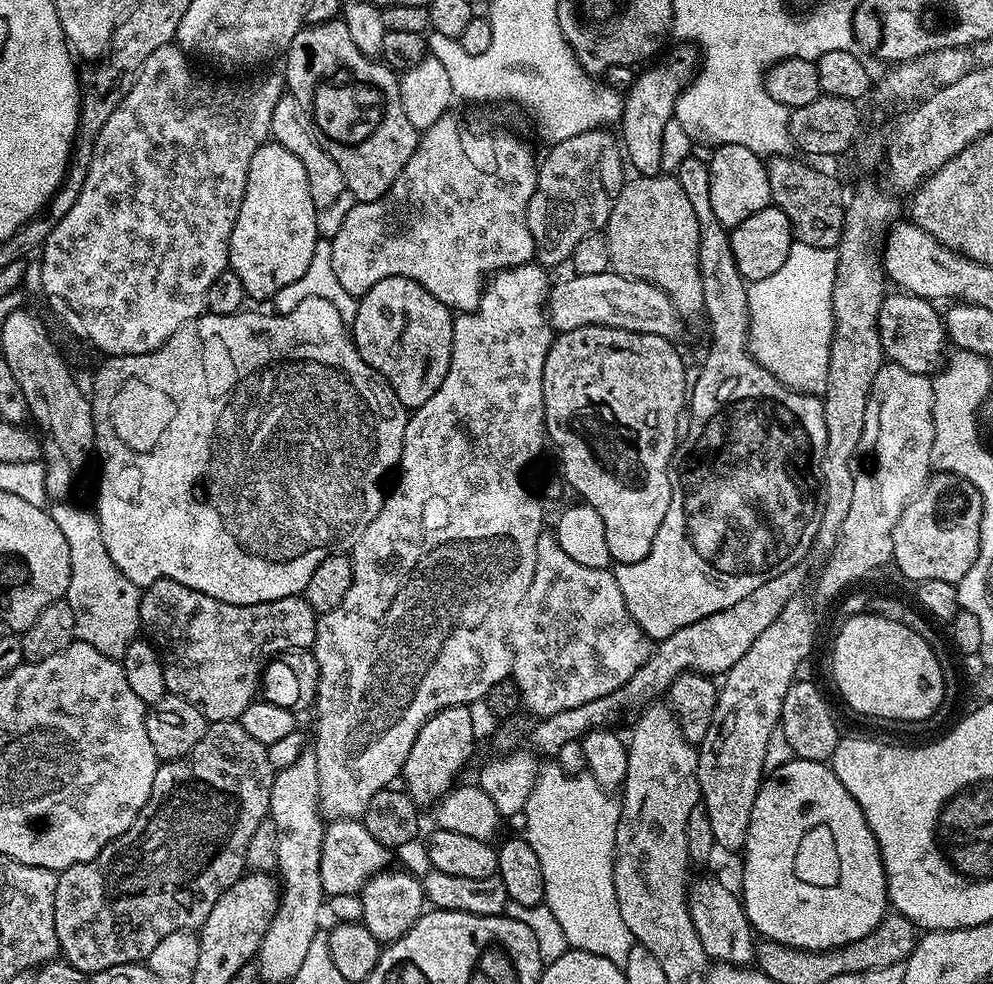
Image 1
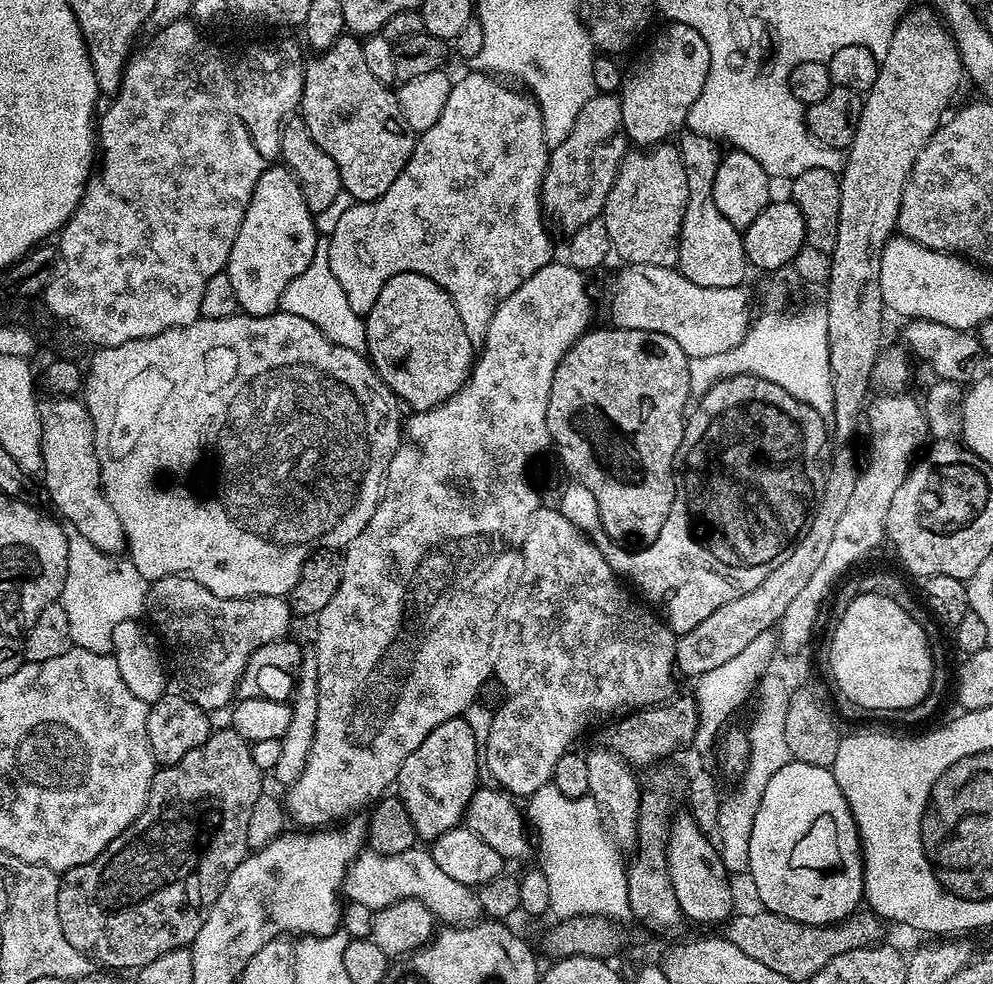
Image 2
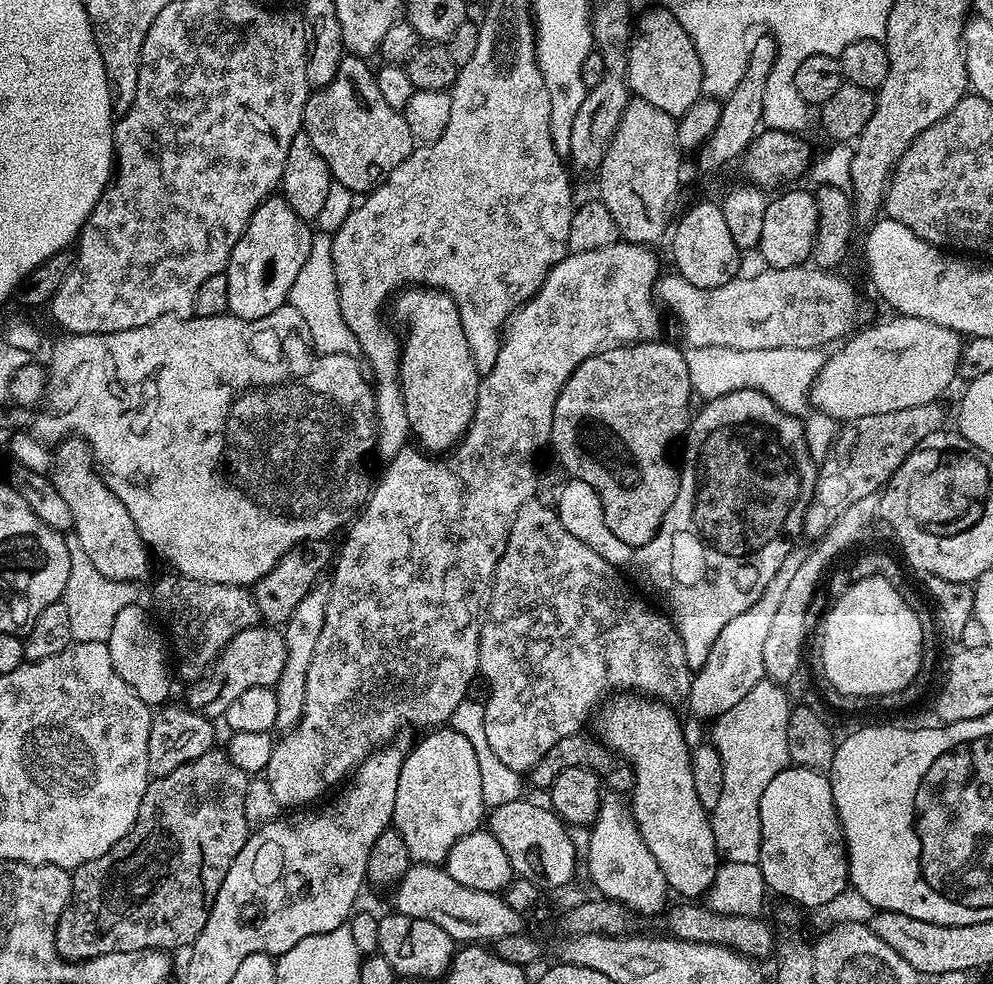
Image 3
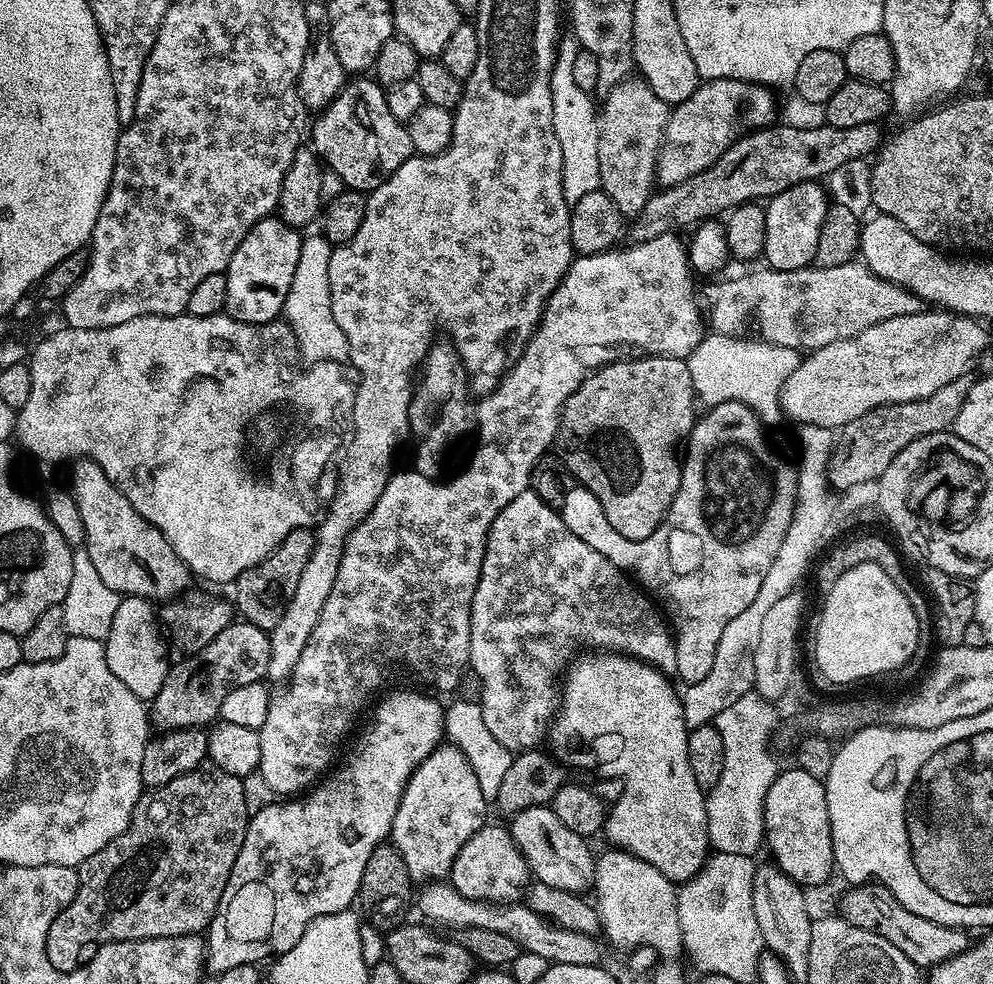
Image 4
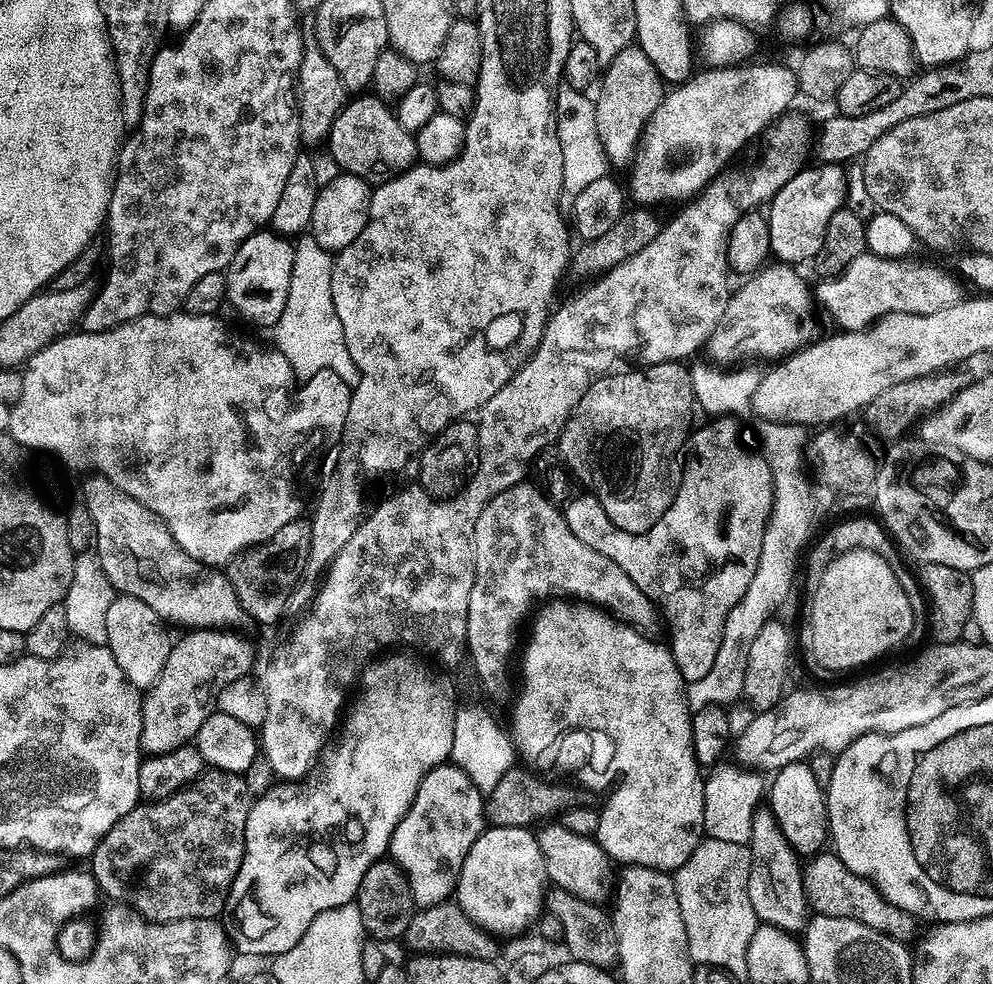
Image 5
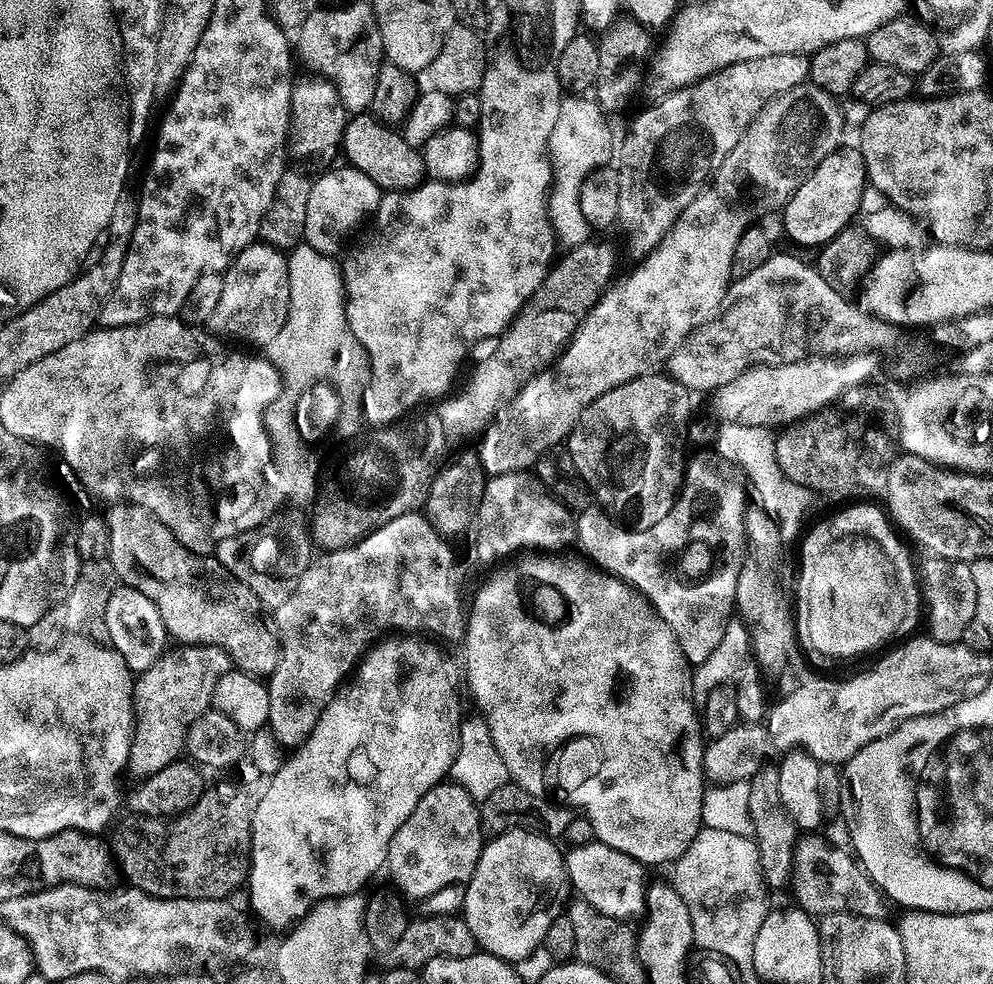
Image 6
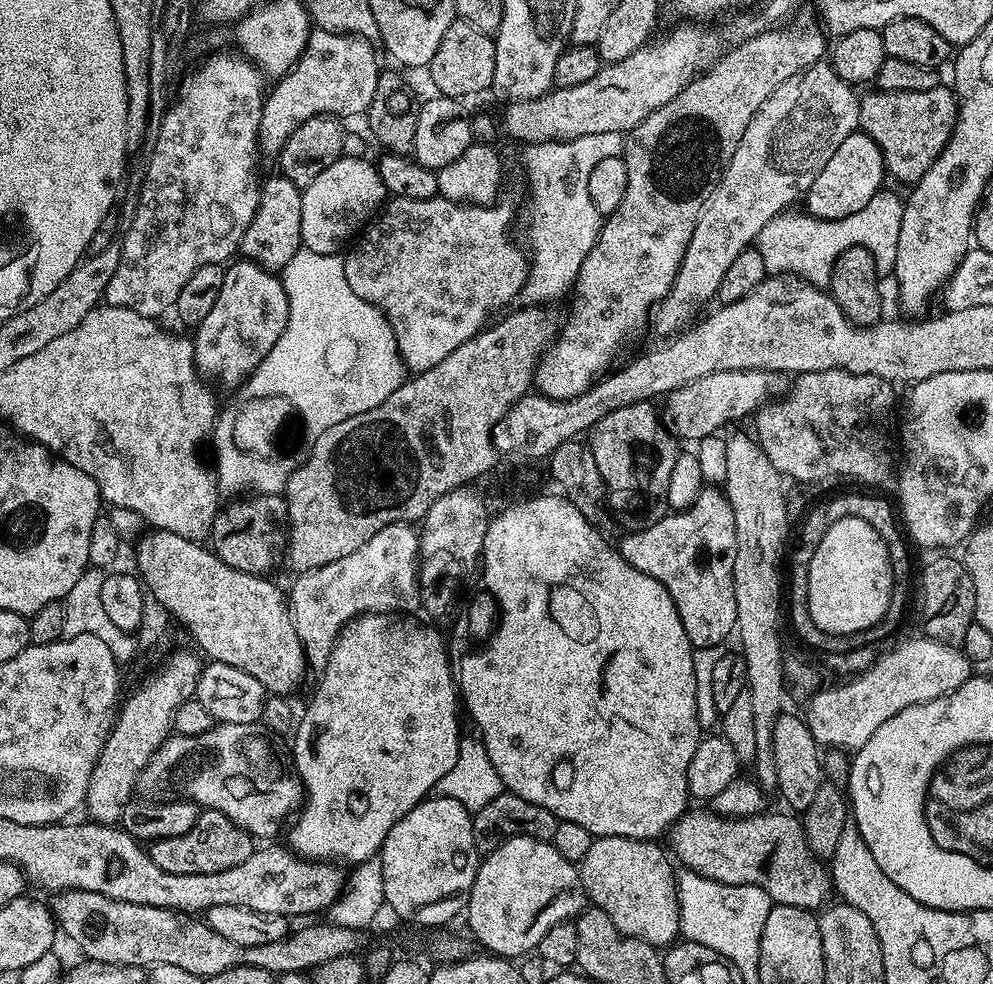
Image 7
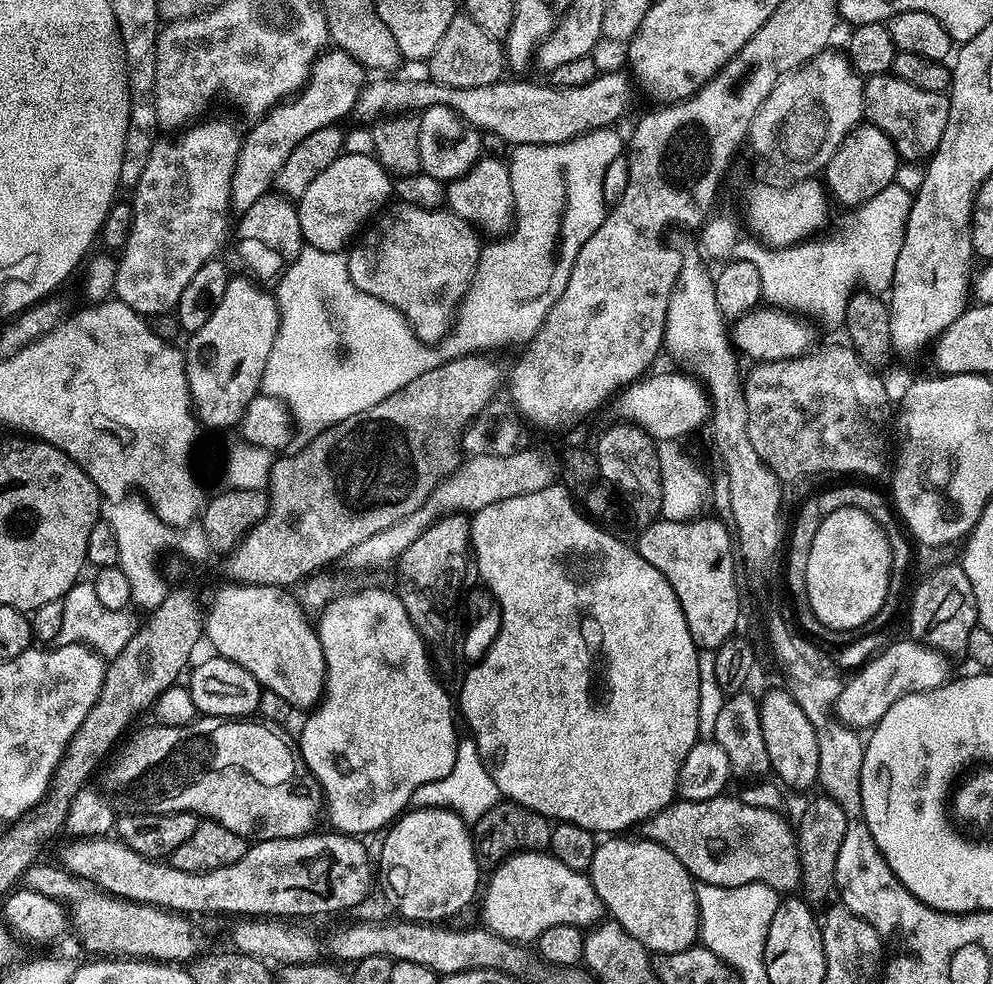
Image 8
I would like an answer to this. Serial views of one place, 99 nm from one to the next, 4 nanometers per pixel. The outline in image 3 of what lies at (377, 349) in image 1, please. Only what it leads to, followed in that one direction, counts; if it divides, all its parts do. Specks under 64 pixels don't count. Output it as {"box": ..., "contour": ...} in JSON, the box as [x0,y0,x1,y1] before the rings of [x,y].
{"box":[395,286,482,454],"contour":[[[408,286],[395,297],[396,312],[404,319],[408,333],[402,336],[400,350],[400,393],[406,406],[406,418],[415,443],[428,454],[447,454],[464,439],[464,433],[472,425],[476,403],[482,383],[482,373],[476,369],[470,354],[470,342],[466,342],[466,330],[462,330],[462,318],[458,306],[444,292],[423,286]]]}

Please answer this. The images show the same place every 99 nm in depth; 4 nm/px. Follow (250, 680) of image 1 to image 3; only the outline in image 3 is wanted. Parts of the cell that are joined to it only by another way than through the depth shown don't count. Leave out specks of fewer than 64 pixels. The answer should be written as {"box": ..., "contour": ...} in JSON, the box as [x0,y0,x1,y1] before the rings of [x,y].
{"box":[152,574,260,682],"contour":[[[179,574],[168,575],[172,576],[162,577],[153,586],[152,604],[156,607],[158,620],[160,615],[159,623],[166,629],[175,659],[176,656],[180,659],[180,672],[185,676],[185,681],[191,682],[200,679],[211,669],[225,646],[239,632],[257,627],[260,611],[256,609],[247,587],[239,584],[207,584]]]}

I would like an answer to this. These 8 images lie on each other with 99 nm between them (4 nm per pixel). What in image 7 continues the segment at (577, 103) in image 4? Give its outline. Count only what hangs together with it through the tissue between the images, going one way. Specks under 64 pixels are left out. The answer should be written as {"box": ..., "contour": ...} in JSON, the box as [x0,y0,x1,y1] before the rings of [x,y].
{"box":[522,132,625,306],"contour":[[[618,132],[610,134],[586,134],[573,140],[547,140],[544,144],[530,144],[524,151],[524,172],[528,175],[528,244],[530,267],[524,283],[522,300],[528,306],[544,306],[548,300],[556,300],[564,291],[576,283],[576,275],[594,246],[600,233],[602,217],[594,210],[594,202],[590,202],[590,192],[586,190],[586,182],[590,182],[590,170],[602,162],[602,158],[619,156],[624,150],[625,137]]]}

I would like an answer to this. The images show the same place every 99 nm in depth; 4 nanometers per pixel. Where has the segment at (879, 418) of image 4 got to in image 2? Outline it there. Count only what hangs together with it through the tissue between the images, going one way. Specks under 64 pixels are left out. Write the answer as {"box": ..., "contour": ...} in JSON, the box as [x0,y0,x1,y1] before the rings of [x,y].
{"box":[676,456,858,678],"contour":[[[848,456],[838,457],[833,462],[832,469],[827,469],[812,519],[809,520],[799,541],[792,545],[792,551],[785,556],[783,562],[774,566],[774,570],[766,576],[765,581],[754,590],[750,590],[750,593],[742,595],[741,598],[734,598],[734,602],[726,602],[726,606],[718,606],[718,610],[714,610],[714,614],[710,614],[706,622],[694,626],[694,630],[683,633],[677,639],[676,667],[681,677],[699,678],[710,670],[718,670],[718,666],[730,662],[734,654],[742,653],[754,638],[779,625],[791,600],[807,585],[807,580],[811,579],[814,569],[826,555],[826,549],[834,539],[834,529],[838,527],[838,521],[846,511],[846,505],[850,503],[850,494],[854,494],[857,475],[858,464]]]}

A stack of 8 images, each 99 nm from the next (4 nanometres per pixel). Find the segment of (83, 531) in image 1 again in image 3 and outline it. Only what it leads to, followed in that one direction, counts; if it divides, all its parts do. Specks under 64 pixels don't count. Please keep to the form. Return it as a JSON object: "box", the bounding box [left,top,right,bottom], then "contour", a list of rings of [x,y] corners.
{"box":[63,546,137,644],"contour":[[[78,546],[70,547],[70,578],[66,578],[66,590],[63,594],[64,605],[70,618],[70,634],[77,644],[82,642],[102,642],[107,644],[114,618],[118,618],[126,606],[137,603],[137,585],[131,580],[106,578],[95,568],[94,562],[86,555],[86,550]]]}

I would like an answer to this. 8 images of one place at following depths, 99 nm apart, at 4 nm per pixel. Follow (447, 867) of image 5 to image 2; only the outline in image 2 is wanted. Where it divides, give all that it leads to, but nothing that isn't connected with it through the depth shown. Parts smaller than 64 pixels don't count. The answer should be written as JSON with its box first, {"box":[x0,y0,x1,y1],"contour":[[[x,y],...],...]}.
{"box":[394,718,482,842],"contour":[[[464,718],[442,722],[442,726],[431,732],[422,742],[422,746],[418,746],[418,750],[414,750],[414,754],[410,754],[406,762],[402,762],[402,770],[396,775],[394,788],[409,811],[414,830],[421,841],[431,842],[446,834],[446,830],[461,827],[470,798],[476,793],[476,779],[480,772],[482,776],[482,756],[476,747],[475,730]]]}

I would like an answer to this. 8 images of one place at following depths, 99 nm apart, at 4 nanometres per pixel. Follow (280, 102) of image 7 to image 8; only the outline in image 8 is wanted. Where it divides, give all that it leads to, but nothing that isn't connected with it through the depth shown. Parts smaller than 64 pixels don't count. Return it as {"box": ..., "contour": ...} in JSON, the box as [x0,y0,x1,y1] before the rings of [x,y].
{"box":[230,50,366,214],"contour":[[[328,50],[312,65],[312,73],[307,84],[295,96],[281,102],[264,116],[247,133],[243,133],[230,182],[231,211],[239,214],[250,210],[258,198],[269,195],[276,183],[276,176],[286,166],[286,158],[294,154],[294,146],[302,142],[314,130],[339,125],[344,115],[355,109],[360,92],[366,83],[366,70],[350,54],[339,50]]]}

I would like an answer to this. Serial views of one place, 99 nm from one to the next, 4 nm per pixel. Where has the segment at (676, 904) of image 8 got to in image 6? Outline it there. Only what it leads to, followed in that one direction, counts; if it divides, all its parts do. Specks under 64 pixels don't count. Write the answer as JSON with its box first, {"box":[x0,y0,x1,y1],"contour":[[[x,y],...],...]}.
{"box":[566,842,646,922],"contour":[[[599,842],[569,847],[566,852],[568,879],[575,895],[584,900],[594,910],[606,914],[615,920],[632,922],[632,919],[643,917],[646,912],[646,879],[645,865],[638,863],[630,854],[614,850]]]}

